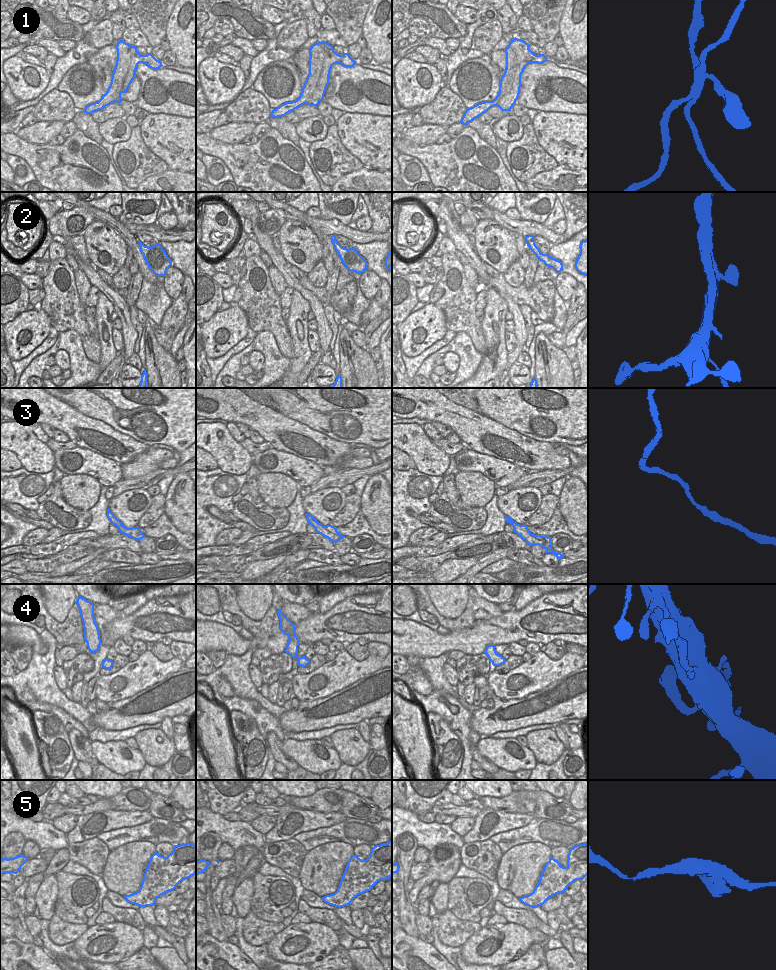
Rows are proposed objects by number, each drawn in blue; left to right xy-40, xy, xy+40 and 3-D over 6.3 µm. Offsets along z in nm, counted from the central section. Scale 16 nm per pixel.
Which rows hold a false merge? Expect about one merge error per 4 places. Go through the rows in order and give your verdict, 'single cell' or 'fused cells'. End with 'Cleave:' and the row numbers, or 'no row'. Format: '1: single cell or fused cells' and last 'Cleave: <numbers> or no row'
1: fused cells
2: single cell
3: single cell
4: single cell
5: fused cells
Cleave: 1, 5

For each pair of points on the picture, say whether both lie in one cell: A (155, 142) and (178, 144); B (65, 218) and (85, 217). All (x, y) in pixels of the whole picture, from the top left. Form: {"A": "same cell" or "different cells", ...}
{"A": "same cell", "B": "same cell"}

